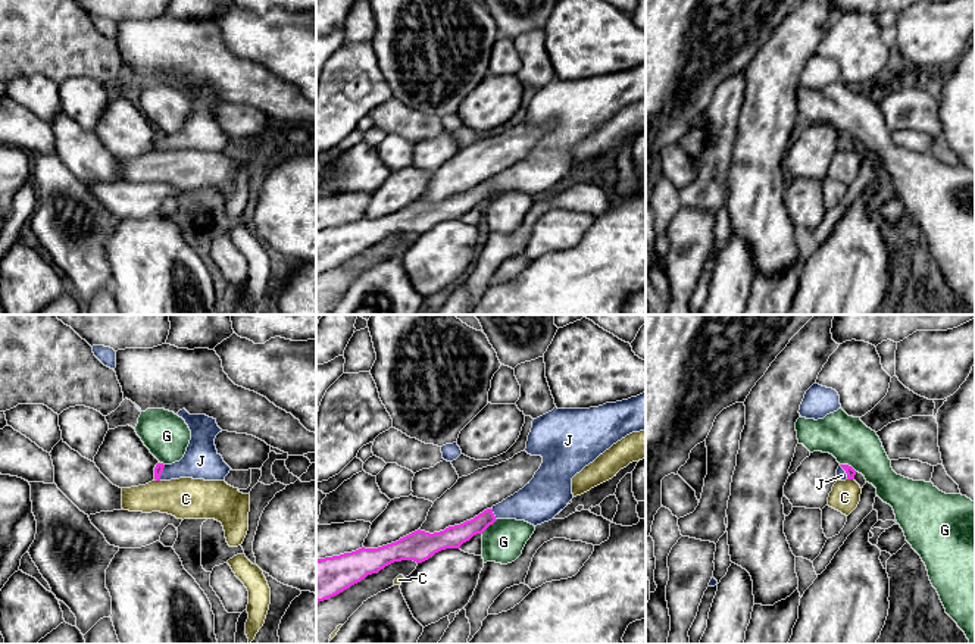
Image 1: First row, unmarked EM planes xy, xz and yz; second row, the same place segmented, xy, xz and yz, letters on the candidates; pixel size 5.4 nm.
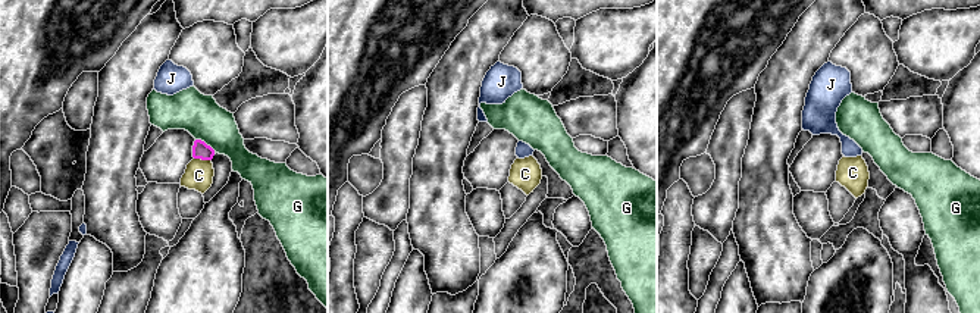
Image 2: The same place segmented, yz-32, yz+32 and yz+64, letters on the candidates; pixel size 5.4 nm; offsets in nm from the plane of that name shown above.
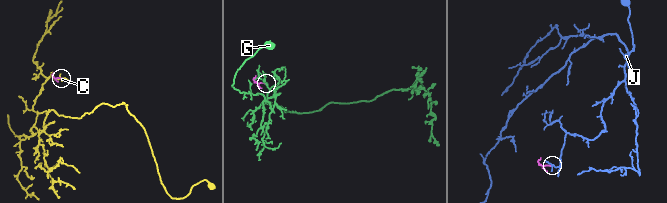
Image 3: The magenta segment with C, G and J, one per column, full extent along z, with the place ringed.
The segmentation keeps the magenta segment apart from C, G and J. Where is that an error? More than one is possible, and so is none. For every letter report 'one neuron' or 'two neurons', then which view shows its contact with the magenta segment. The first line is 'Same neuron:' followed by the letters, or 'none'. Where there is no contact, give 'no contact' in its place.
Same neuron: J
C: two neurons; meets magenta in yz
G: two neurons; meets magenta in yz
J: one neuron; meets magenta in xz

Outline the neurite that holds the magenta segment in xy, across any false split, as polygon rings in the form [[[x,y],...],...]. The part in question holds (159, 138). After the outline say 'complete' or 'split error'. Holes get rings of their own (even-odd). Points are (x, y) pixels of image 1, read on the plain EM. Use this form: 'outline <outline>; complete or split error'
outline [[[185,79],[178,82],[191,101],[191,110],[184,128],[172,135],[157,134],[156,151],[193,149],[204,151],[224,151],[231,138],[224,132],[215,116],[215,109],[222,100],[216,90],[206,85],[190,85]]]; split error

